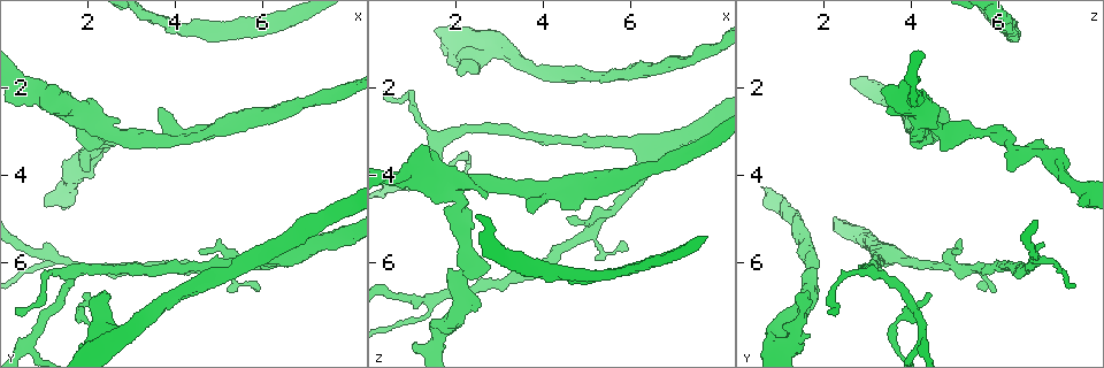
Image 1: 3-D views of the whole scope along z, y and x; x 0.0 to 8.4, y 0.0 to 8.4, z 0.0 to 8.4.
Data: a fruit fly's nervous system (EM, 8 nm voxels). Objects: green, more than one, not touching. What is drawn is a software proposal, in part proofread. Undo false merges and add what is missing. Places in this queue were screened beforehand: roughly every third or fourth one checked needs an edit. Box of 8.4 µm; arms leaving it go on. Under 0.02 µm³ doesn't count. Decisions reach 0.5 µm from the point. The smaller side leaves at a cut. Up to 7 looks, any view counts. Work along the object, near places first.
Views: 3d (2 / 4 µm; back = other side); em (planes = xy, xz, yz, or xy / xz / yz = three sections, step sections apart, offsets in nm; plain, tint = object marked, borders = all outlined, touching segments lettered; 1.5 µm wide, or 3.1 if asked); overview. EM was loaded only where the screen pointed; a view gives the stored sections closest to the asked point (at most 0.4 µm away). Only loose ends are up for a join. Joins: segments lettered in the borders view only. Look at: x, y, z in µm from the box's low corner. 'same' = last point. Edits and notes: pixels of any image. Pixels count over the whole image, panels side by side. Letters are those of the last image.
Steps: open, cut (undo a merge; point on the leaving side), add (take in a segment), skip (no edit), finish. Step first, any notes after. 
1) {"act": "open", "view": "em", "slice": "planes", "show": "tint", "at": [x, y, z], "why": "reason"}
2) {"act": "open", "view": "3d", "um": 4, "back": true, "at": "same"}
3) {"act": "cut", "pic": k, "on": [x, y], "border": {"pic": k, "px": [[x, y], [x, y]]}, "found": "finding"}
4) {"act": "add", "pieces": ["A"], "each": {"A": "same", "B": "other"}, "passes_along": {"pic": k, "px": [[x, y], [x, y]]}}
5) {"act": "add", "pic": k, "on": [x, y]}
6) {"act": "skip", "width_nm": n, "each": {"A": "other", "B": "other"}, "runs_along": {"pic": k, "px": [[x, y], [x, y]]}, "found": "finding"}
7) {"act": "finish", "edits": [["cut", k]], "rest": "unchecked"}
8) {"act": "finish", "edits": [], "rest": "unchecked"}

{"act": "open", "view": "3d", "um": 2, "at": [2.00, 3.85, 6.30], "why": "branch stops here"}

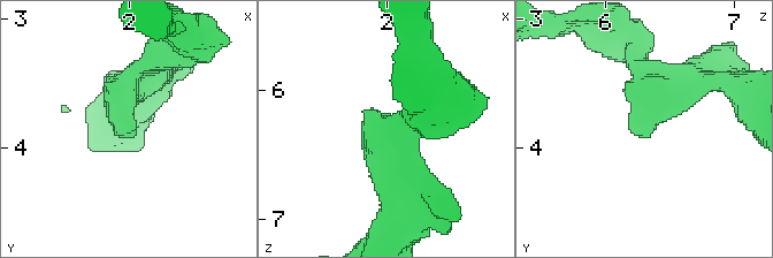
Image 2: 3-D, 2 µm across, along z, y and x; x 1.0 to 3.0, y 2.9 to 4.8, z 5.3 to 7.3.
{"act": "open", "view": "em", "slice": "planes", "show": "plain", "at": [2.04, 3.92, 6.32], "why": "need the tissue"}

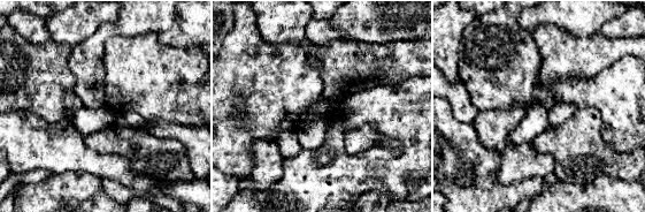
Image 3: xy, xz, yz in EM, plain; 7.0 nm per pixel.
{"act": "open", "view": "em", "slice": "planes", "show": "borders", "at": "same", "why": "see the neighbours"}

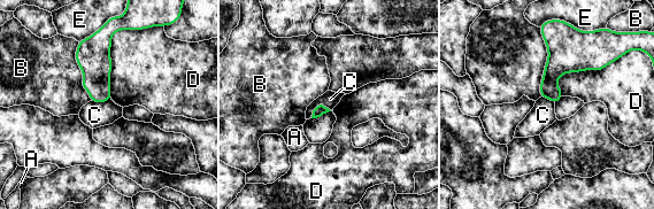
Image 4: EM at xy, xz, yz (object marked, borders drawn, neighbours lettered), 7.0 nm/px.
{"act": "skip", "each": {"A": "other", "B": "other", "C": "other", "D": "other", "E": "other"}, "border": {"pic": 4, "px": [[133, 29], [112, 37], [110, 98]]}, "found": "no lettered segment goes on from it"}

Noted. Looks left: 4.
{"act": "open", "view": "3d", "um": 2, "at": [1.10, 4.70, 7.80], "why": "an open end"}

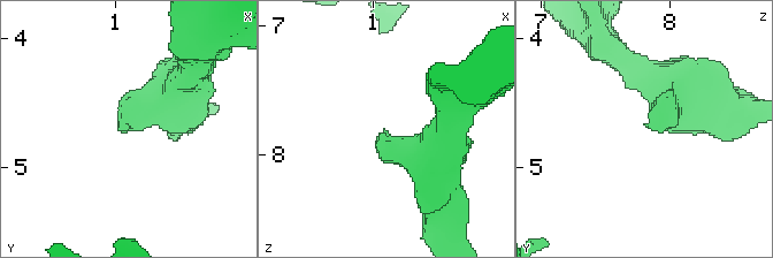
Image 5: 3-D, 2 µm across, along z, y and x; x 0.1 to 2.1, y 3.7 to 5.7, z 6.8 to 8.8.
{"act": "open", "view": "em", "slice": "xy", "step": 8, "show": "borders", "at": [1.08, 4.66, 7.80]}

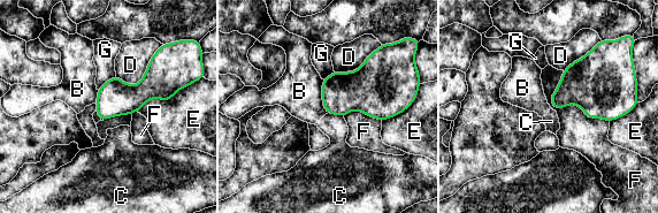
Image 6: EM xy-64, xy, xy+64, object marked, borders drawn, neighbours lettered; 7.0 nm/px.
{"act": "skip", "longest_contact_nm": ["F", 500], "each": {"B": "other", "C": "other", "D": "other", "E": "other", "F": "other", "G": "other"}, "border": {"pic": 6, "px": [[182, 88], [137, 111]]}, "found": "no lettered segment goes on from it"}

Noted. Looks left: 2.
{"act": "open", "view": "em", "slice": "planes", "show": "tint", "at": [1.70, 6.20, 3.20], "why": "three arms meet"}

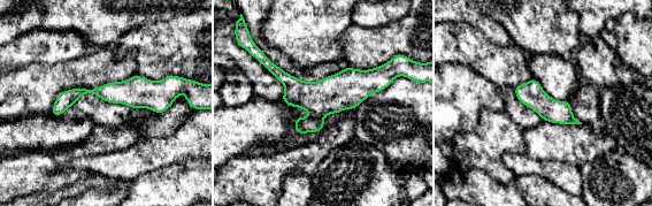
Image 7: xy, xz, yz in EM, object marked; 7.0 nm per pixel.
{"act": "open", "view": "em", "slice": "planes", "show": "borders", "at": "same", "why": "what lies round it"}

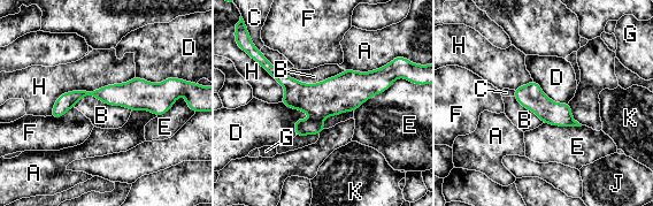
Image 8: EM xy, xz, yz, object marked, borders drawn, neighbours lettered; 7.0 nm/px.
{"act": "skip", "width_nm": 180, "each": {"A": "other", "B": "other", "C": "other", "D": "other", "E": "other", "F": "other", "G": "other", "H": "other", "J": "other", "K": "other"}, "runs_along": {"pic": 8, "px": [[268, 67], [298, 92], [388, 83]]}, "found": "all the same neuron"}

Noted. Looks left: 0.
{"act": "finish", "edits": [], "rest": "unchecked"}

